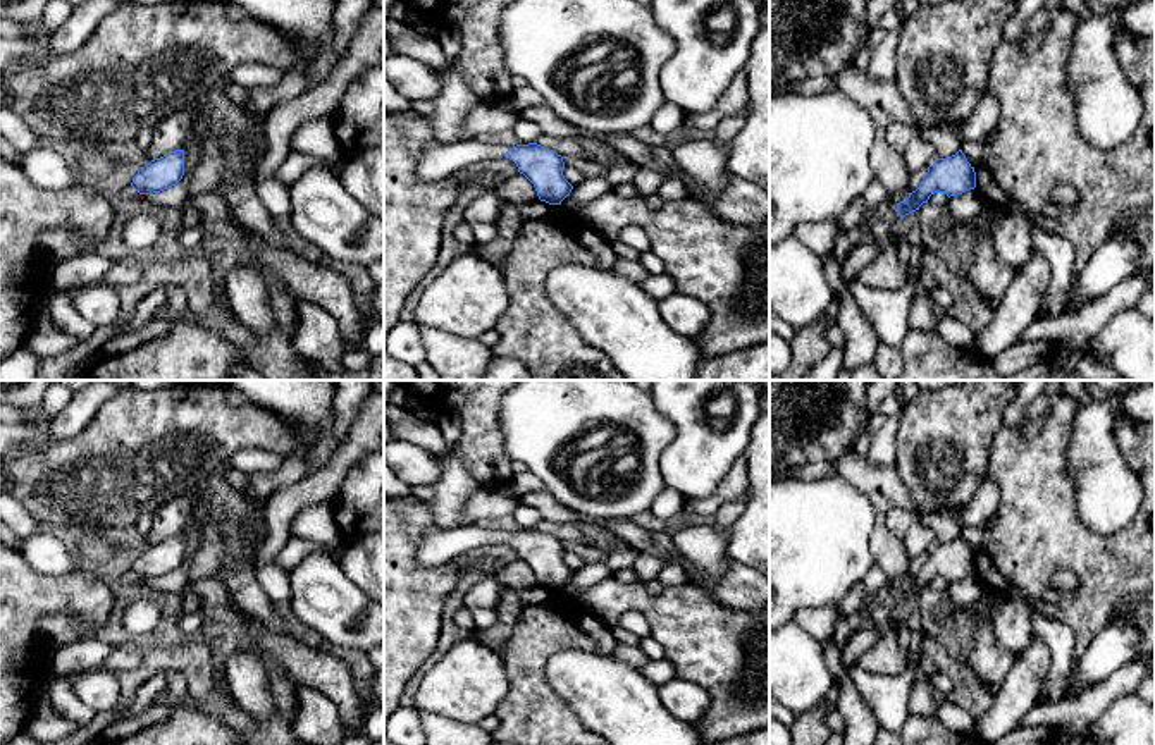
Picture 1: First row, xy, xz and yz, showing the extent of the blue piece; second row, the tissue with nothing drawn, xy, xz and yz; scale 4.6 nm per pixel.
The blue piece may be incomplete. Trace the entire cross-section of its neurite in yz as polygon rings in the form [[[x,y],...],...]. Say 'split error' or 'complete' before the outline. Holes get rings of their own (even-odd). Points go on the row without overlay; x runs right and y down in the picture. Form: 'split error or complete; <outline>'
complete; [[[959,535],[952,542],[936,544],[935,549],[928,552],[919,573],[909,578],[905,587],[897,588],[897,597],[900,602],[905,602],[919,595],[923,588],[928,588],[930,582],[935,578],[945,578],[950,583],[974,573],[974,552],[967,547],[962,535]]]

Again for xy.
complete; [[[184,535],[151,545],[138,556],[131,571],[139,580],[153,580],[176,571],[184,561]]]

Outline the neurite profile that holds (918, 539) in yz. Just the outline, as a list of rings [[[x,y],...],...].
[[[912,523],[904,537],[907,561],[911,563],[914,557],[923,552],[930,552],[930,549],[936,544],[936,535],[930,526],[921,523]]]

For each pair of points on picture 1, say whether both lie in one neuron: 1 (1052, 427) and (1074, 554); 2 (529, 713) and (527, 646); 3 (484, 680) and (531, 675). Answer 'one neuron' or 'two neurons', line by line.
1: one neuron
2: one neuron
3: two neurons

